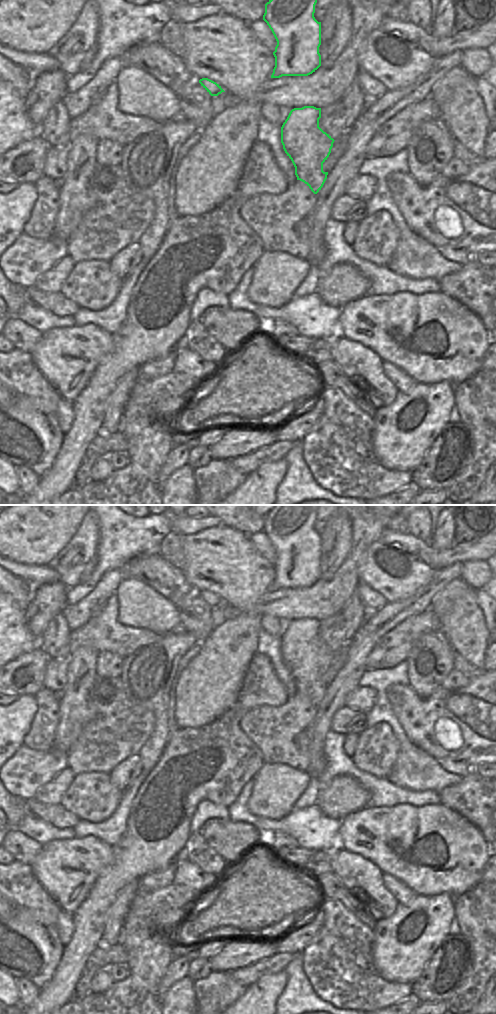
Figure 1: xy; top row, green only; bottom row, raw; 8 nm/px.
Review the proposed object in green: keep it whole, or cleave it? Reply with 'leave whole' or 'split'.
leave whole

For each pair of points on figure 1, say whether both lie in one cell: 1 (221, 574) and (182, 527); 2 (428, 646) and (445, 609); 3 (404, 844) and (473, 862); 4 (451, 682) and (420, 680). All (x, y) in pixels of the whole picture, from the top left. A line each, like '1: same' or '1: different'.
1: different
2: different
3: same
4: different

